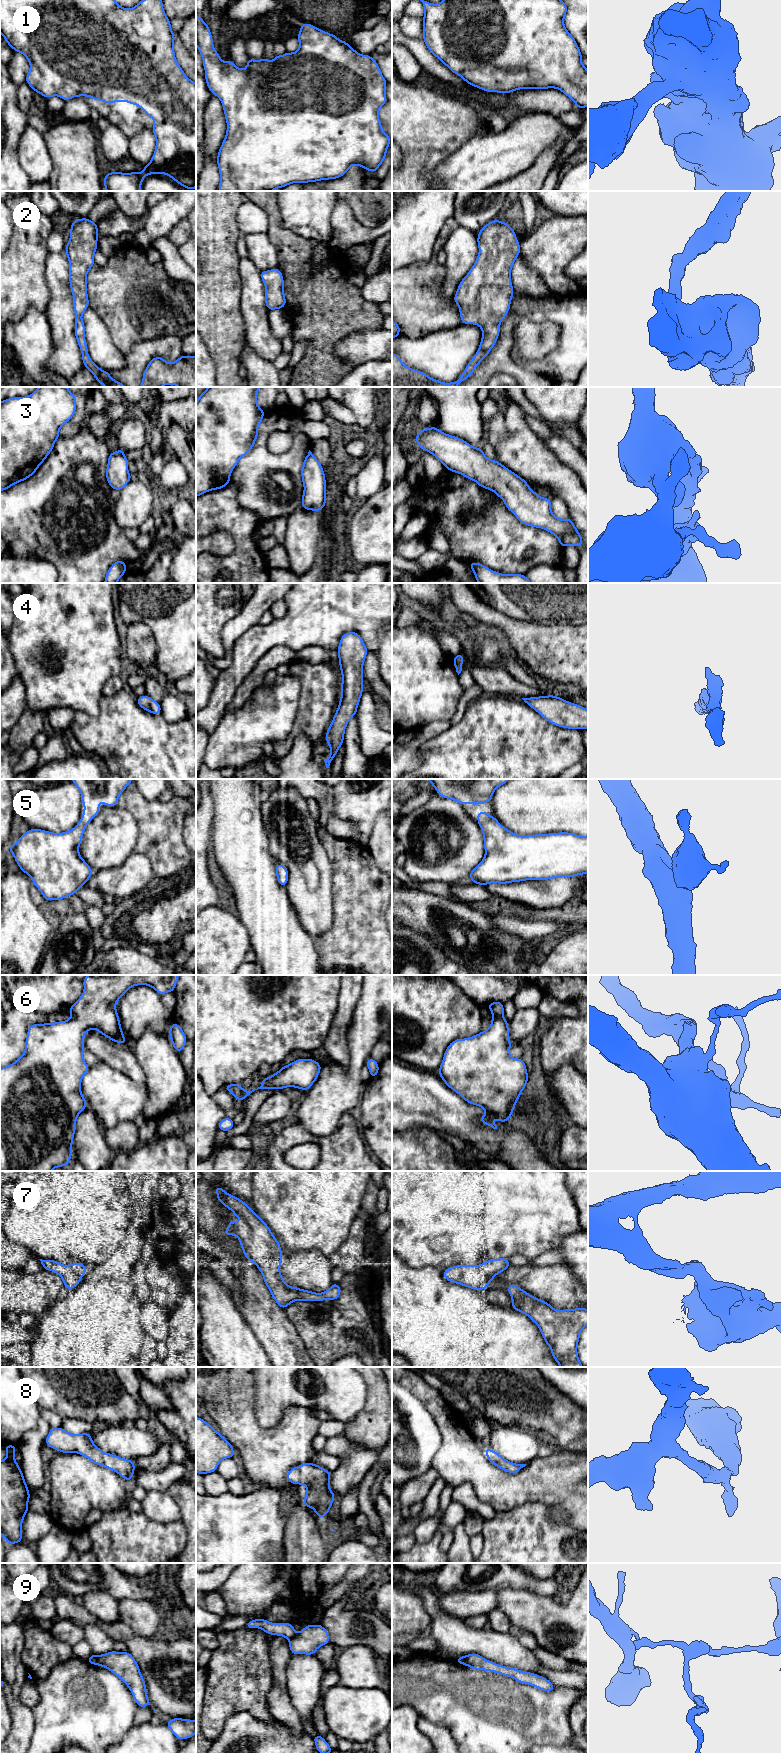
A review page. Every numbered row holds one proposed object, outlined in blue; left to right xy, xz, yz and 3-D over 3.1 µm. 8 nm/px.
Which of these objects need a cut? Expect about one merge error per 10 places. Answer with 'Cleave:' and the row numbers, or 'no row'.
Cleave: 9

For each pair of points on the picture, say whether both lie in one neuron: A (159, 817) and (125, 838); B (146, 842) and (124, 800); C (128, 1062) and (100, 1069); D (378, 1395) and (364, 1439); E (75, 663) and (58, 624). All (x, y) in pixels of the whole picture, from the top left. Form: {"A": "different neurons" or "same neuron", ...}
{"A": "different neurons", "B": "same neuron", "C": "different neurons", "D": "same neuron", "E": "same neuron"}

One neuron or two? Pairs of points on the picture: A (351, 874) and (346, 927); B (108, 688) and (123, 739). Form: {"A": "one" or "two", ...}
{"A": "one", "B": "two"}

